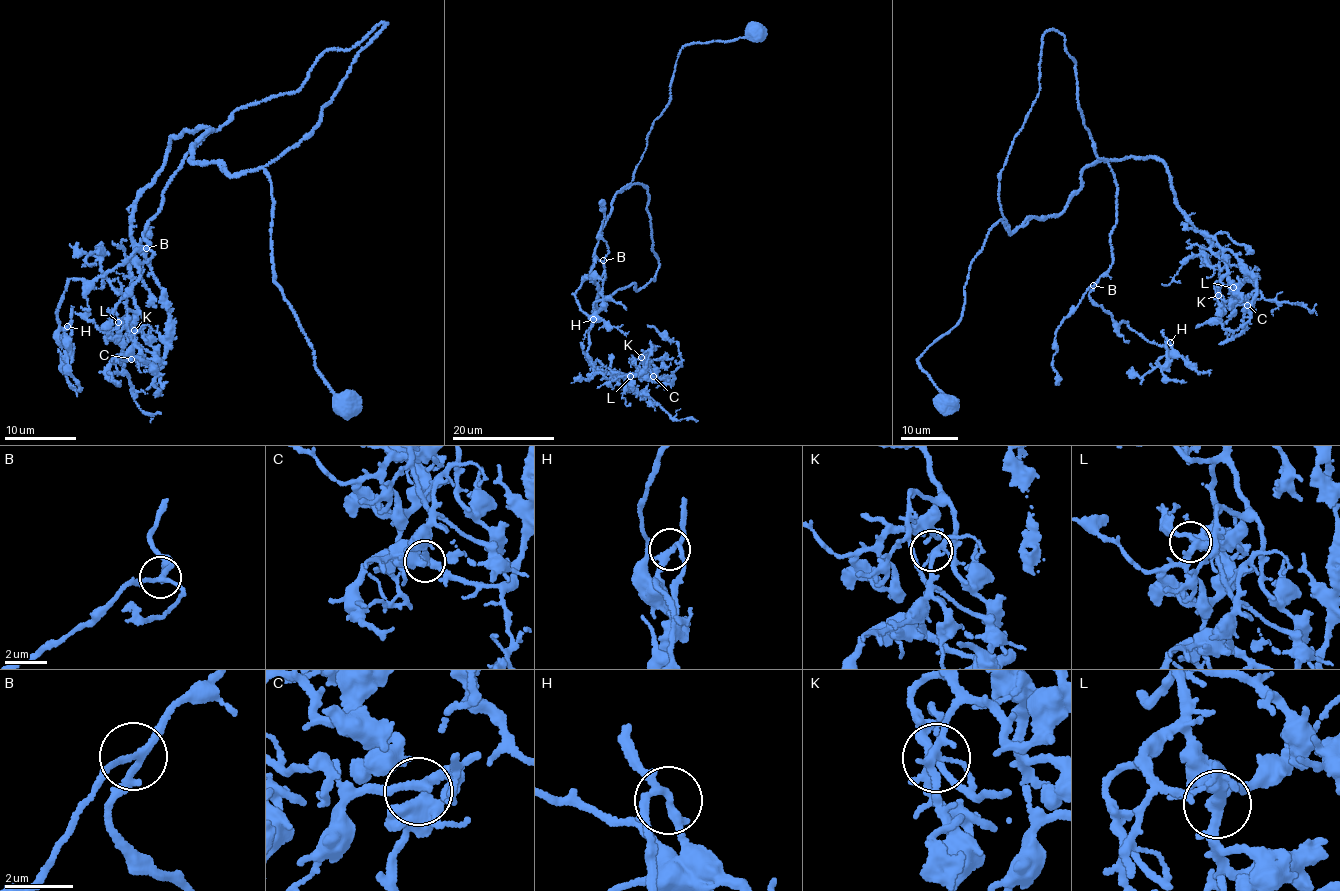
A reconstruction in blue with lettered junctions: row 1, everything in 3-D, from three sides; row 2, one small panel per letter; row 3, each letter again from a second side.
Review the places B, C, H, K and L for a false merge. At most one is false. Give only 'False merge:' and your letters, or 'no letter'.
False merge: H

